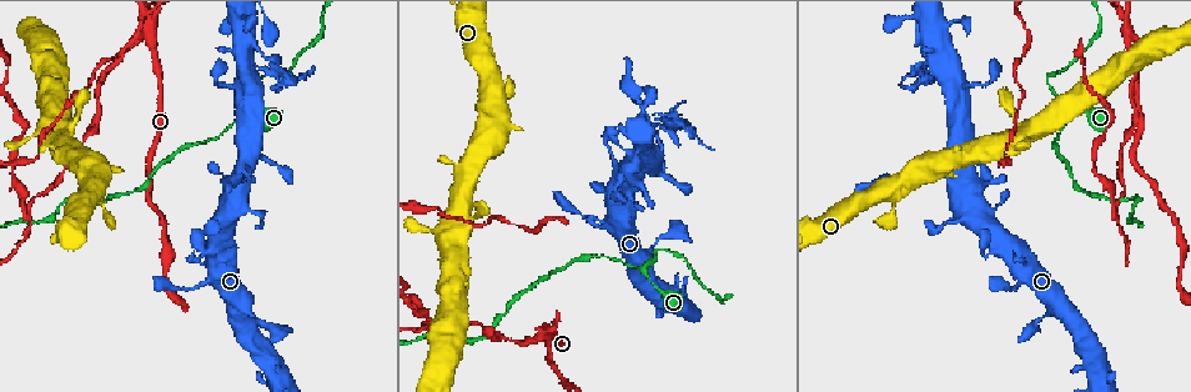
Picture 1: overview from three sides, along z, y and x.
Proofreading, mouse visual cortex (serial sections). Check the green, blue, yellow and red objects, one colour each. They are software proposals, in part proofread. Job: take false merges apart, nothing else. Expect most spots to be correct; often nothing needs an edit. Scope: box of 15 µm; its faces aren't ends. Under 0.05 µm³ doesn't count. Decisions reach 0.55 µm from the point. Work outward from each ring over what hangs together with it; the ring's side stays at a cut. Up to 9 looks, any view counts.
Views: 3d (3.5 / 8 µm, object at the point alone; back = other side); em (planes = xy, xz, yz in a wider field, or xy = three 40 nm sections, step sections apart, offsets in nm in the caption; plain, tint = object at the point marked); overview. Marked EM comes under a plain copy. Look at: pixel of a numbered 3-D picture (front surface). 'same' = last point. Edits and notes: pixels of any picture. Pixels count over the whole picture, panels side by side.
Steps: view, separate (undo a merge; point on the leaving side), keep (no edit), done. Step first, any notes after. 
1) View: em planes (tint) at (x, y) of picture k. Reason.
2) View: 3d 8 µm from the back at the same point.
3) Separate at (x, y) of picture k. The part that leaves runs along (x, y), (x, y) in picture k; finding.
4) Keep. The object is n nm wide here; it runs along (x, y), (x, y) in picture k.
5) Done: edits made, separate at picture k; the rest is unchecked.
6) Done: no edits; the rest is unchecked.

View: em planes (tint) at (643, 272) of picture 1. Three-way junction.

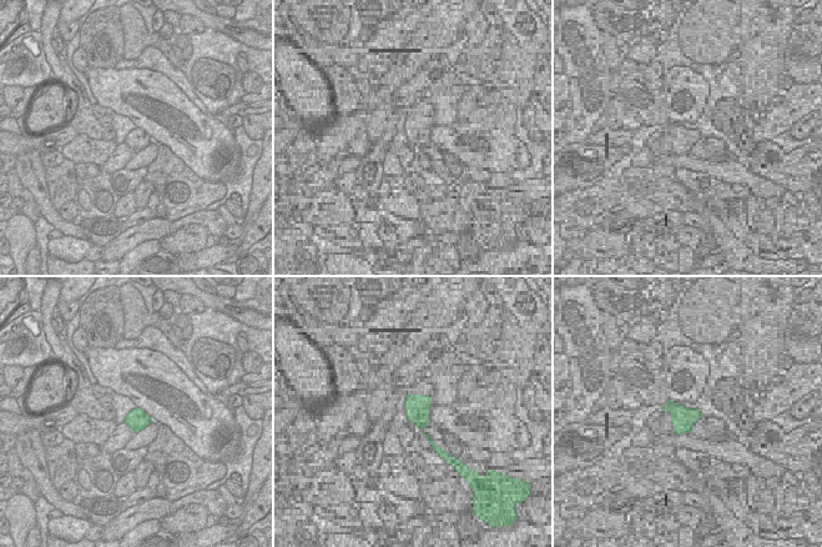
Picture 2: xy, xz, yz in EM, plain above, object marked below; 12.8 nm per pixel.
View: 3d 3.5 µm at the same point.

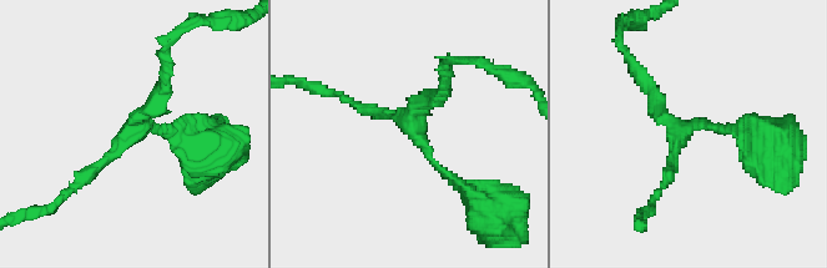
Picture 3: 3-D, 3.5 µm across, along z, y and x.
Keep. The arms are 150, 150, 200 nm wide; one cell here.

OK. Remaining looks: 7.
View: 3d 3.5 µm at (551, 337) of picture 1. A fork.

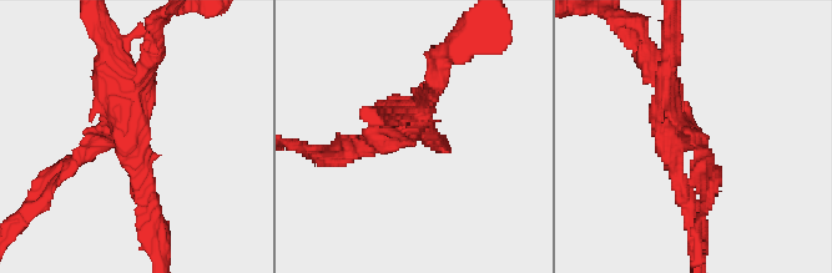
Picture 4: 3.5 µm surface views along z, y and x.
View: em xy step 2 (tint) at (126, 137) of picture 4. Now the EM.

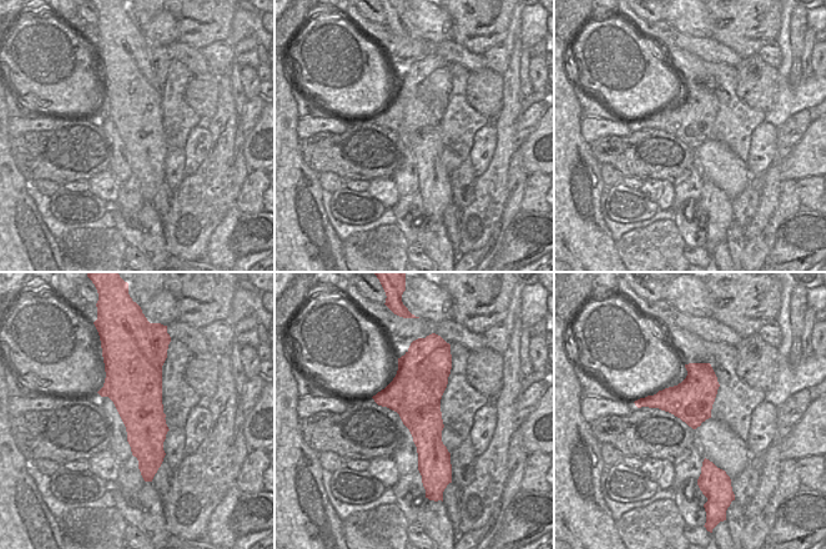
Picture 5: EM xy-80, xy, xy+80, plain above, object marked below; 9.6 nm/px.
Separate at (84, 158) of picture 4. A second cell is stuck on.

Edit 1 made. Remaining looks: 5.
View: 3d 3.5 µm at (892, 200) of picture 1.

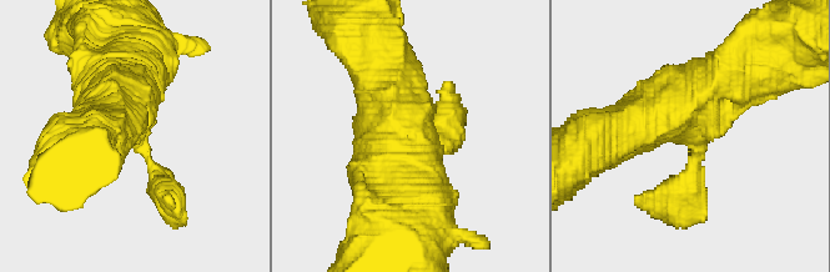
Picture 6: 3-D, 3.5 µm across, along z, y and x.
View: em xy step 3 (tint) at (694, 130) of picture 6. Need the tissue.

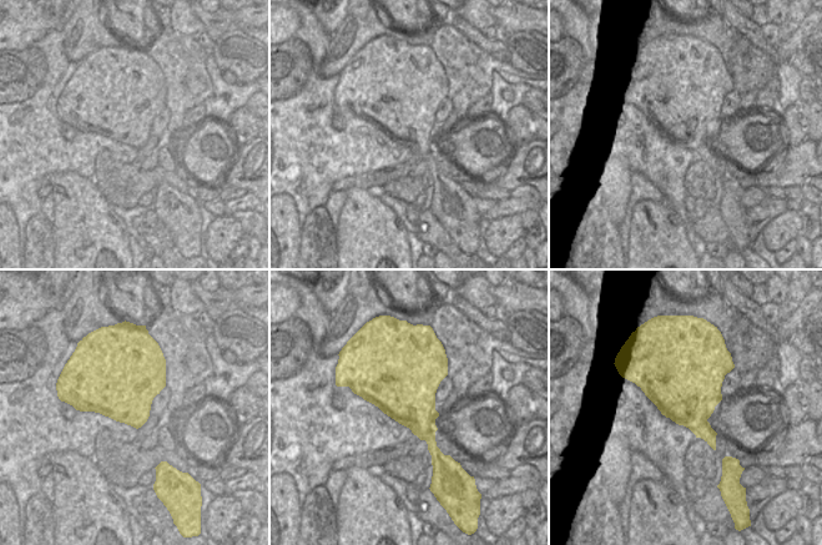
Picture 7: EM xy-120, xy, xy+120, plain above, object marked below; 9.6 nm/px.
Keep. It runs along (610, 136), (699, 97), (748, 66) in picture 6; one cell here.

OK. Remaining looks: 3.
View: 3d 3.5 µm at (457, 231) of picture 1. Sudden change in width.

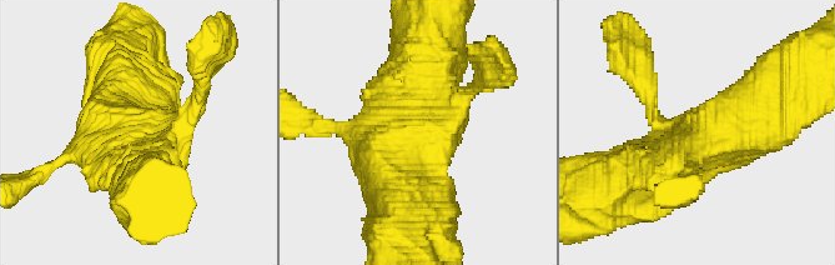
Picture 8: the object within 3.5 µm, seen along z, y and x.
View: em planes (tint) at (416, 130) of picture 8. Now the EM.

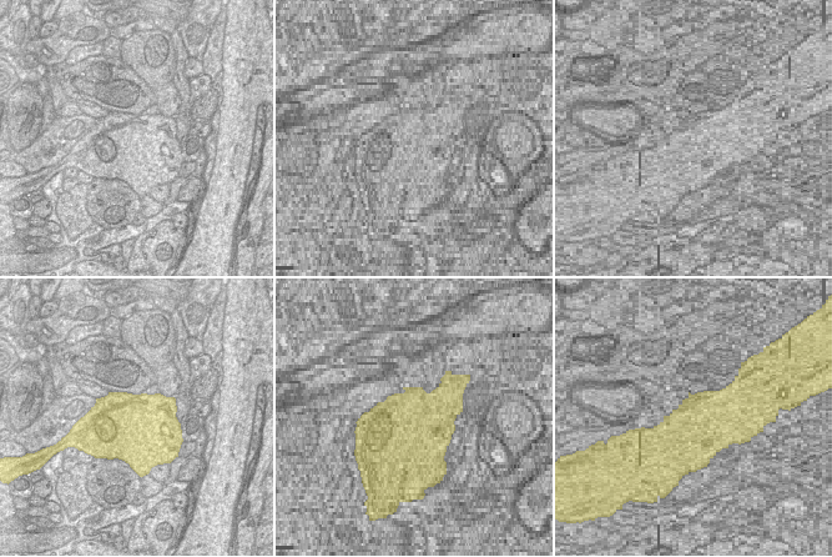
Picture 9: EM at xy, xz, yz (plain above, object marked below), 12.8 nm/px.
Keep. It runs along (605, 190), (743, 125) in picture 8; continuous, no second cell.

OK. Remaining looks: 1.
Done: edits made, separate at picture 4; the rest is unchecked.

